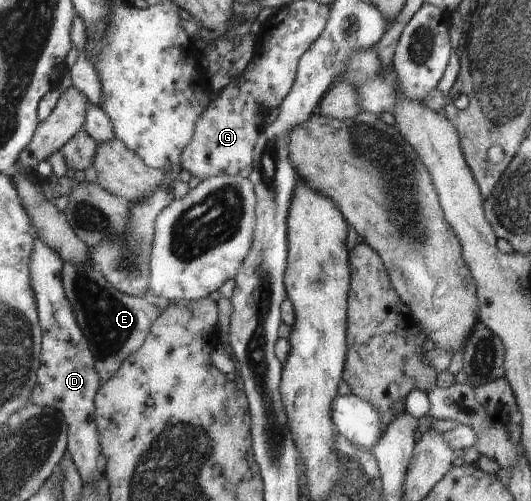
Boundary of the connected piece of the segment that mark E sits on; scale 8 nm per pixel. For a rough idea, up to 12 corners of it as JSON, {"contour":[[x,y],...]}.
{"contour":[[90,261],[63,262],[66,298],[104,384],[161,312]]}

